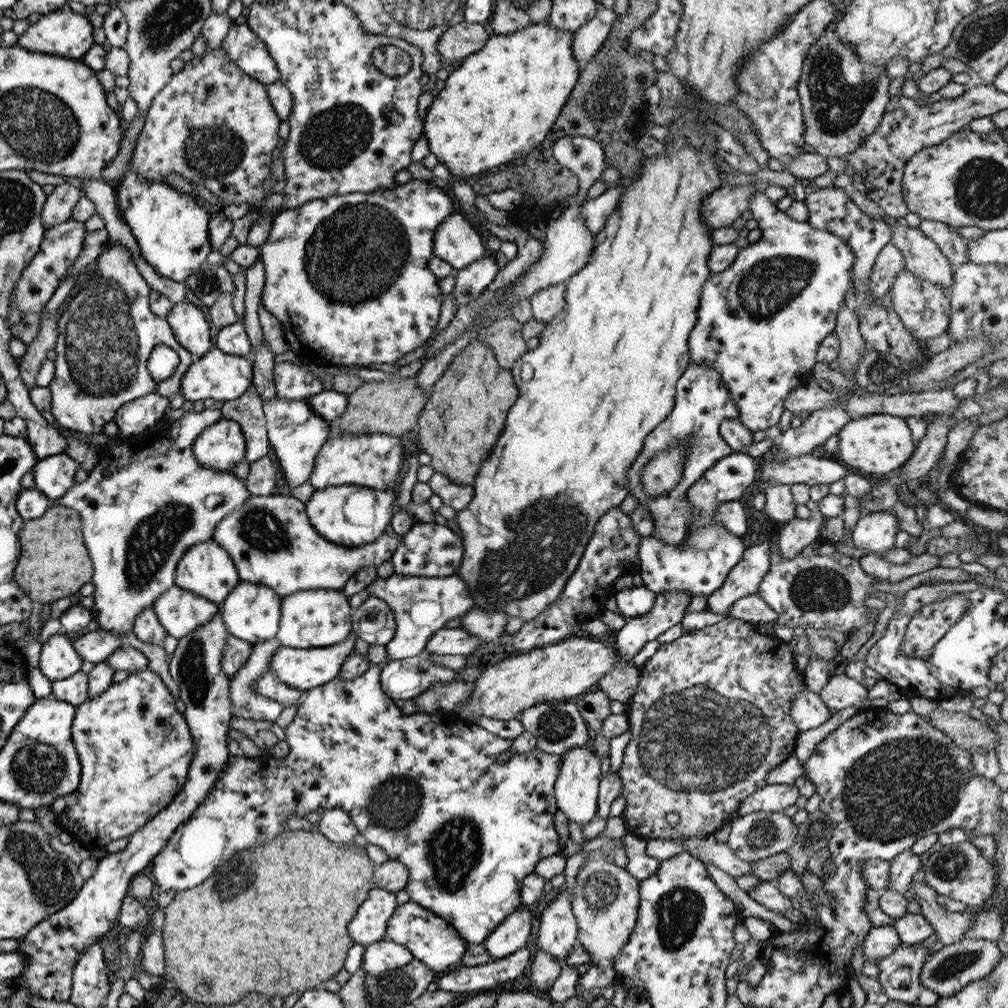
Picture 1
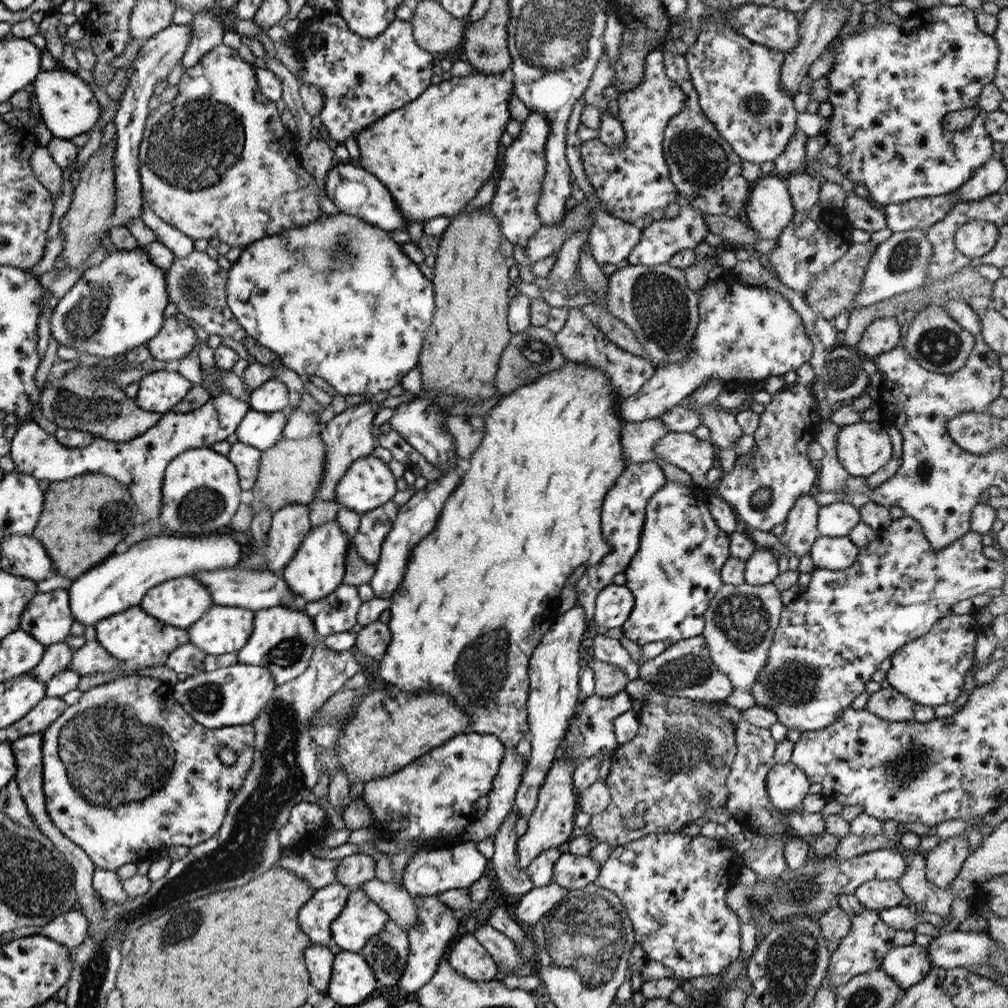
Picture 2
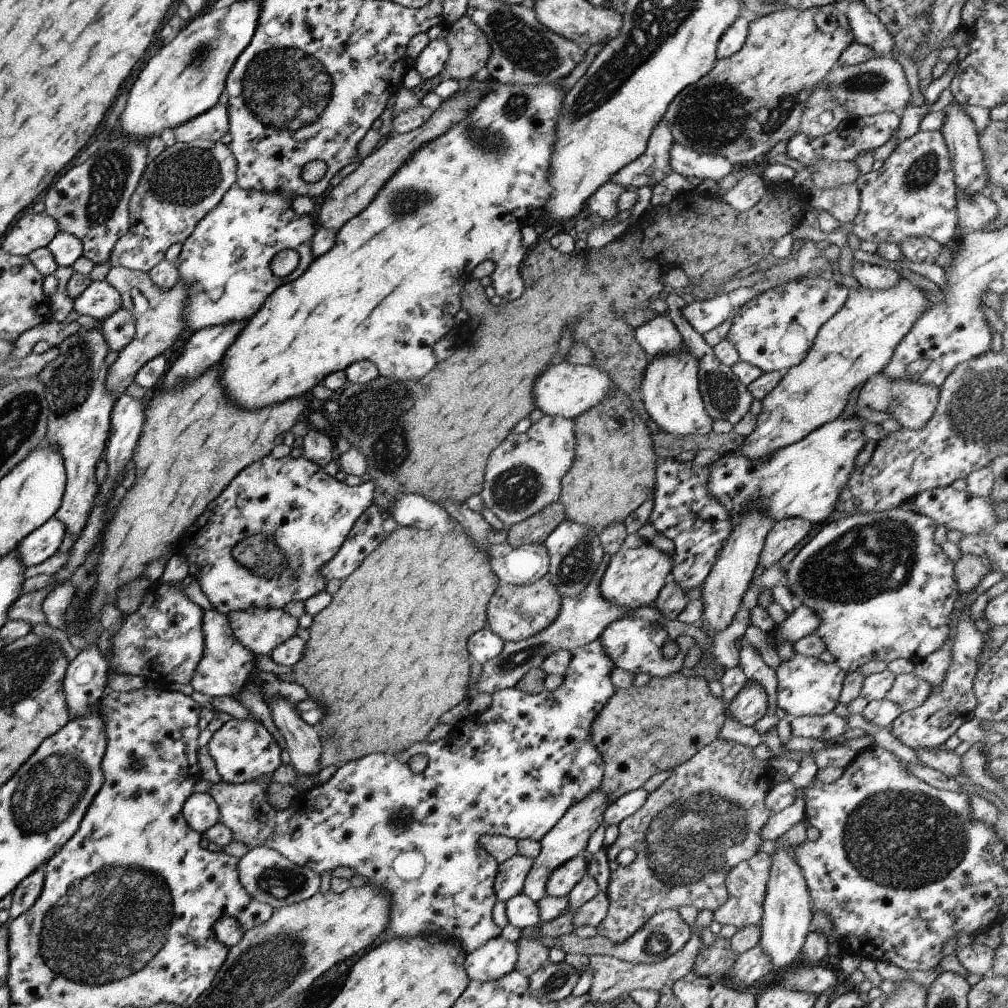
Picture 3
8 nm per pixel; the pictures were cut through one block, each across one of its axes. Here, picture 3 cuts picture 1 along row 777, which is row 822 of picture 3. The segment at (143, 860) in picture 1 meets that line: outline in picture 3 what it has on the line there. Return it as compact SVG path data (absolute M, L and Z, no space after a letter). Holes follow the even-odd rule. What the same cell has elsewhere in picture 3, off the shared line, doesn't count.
M191 793L183 802L181 814L187 826L200 834L219 820L217 805L207 793Z

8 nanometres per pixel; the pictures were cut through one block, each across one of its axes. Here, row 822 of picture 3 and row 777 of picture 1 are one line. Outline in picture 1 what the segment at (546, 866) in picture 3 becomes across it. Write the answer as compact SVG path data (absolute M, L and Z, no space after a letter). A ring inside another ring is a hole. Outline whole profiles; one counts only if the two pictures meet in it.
M577 746L561 754L560 767L553 783L553 794L556 808L571 822L586 825L597 818L597 793L600 781L600 759L588 748Z

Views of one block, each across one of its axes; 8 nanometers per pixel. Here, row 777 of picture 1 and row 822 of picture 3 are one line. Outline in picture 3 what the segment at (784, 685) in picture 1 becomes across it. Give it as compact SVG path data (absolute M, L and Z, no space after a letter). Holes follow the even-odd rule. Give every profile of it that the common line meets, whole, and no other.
M721 738L712 740L691 758L672 768L670 776L646 796L641 808L619 822L615 842L605 849L609 866L605 888L608 907L605 918L595 927L597 936L607 938L611 944L621 944L656 912L665 909L677 911L679 906L714 911L725 902L727 891L723 880L727 870L758 852L762 842L759 830L771 814L765 808L763 798L772 788L775 770L767 765L766 760L753 758L751 749ZM623 849L635 853L635 858L626 866L615 861L616 854Z

